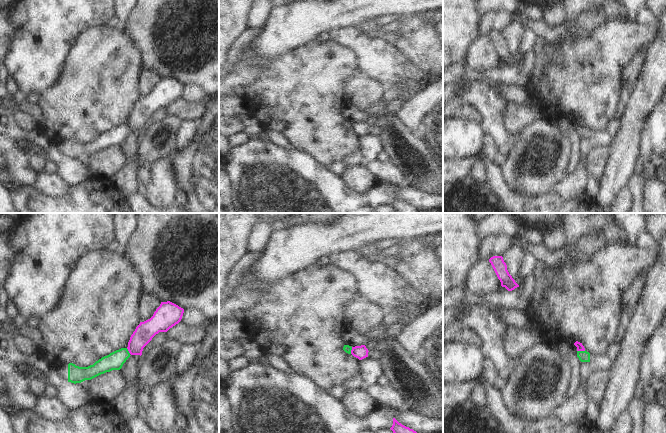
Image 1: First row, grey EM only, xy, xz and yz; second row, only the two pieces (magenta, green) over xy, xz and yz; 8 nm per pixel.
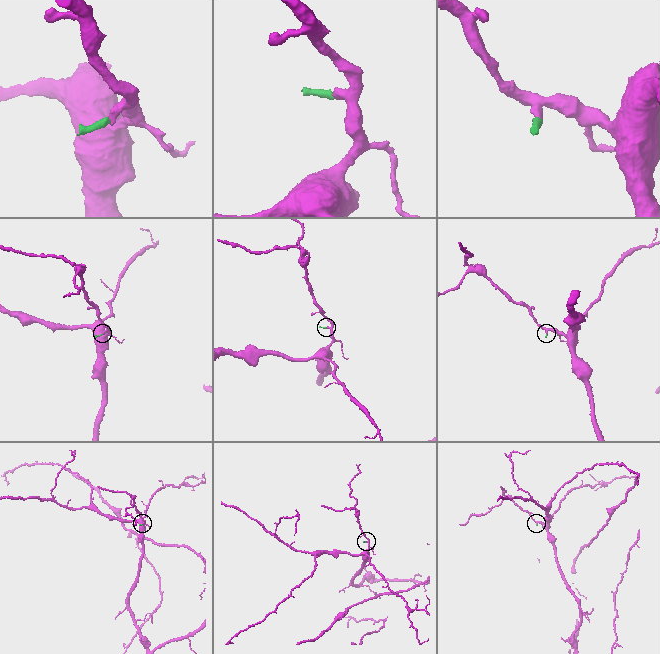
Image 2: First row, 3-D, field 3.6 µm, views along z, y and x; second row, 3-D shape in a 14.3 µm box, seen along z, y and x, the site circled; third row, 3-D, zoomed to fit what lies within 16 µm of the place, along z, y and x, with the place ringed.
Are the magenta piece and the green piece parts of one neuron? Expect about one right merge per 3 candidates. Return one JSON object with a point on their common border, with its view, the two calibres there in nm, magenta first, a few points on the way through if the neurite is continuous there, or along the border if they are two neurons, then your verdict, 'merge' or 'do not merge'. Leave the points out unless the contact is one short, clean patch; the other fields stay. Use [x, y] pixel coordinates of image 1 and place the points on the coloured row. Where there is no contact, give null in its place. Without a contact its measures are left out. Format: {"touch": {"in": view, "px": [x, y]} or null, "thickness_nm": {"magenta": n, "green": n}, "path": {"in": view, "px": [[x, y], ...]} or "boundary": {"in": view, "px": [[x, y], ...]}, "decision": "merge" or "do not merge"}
{"touch": {"in": "yz", "px": [581, 350]}, "thickness_nm": {"magenta": 60, "green": 90}, "boundary": {"in": "yz", "px": [[585, 350], [577, 351]]}, "decision": "do not merge"}

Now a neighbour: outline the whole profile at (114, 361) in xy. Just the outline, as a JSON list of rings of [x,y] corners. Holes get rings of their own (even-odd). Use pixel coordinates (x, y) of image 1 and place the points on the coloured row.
[[[121,348],[102,357],[93,365],[88,367],[79,367],[73,363],[68,364],[68,382],[81,383],[85,380],[91,380],[101,374],[112,370],[120,370],[126,360],[130,357],[127,348]]]

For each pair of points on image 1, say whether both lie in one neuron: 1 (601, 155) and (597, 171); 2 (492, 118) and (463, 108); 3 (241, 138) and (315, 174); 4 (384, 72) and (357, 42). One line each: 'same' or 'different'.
1: same
2: different
3: different
4: same

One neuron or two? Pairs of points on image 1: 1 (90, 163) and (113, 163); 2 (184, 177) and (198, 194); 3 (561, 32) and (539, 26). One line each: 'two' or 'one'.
1: one
2: one
3: one

